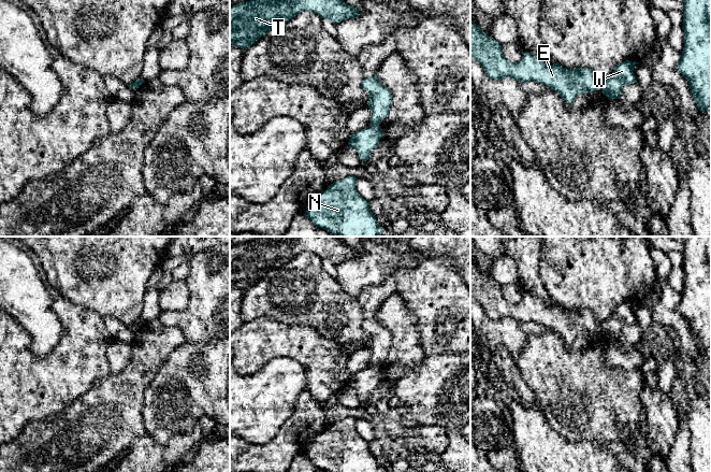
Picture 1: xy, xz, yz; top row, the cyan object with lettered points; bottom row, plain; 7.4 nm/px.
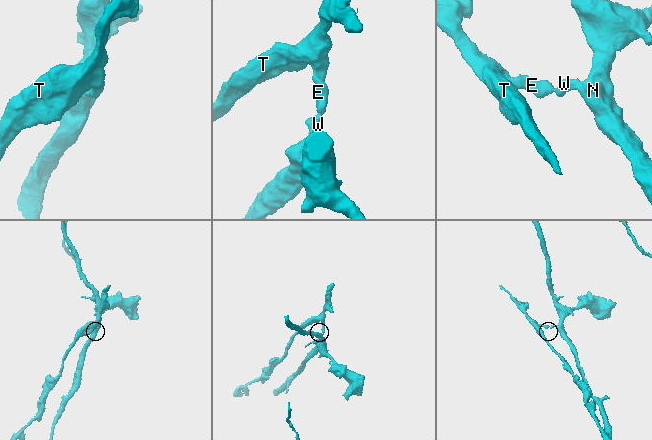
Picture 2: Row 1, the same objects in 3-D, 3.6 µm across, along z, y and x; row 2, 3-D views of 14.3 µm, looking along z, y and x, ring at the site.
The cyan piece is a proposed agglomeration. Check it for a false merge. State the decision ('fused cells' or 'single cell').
fused cells

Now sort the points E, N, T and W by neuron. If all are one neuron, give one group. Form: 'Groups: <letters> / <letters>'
Groups: E T / N W

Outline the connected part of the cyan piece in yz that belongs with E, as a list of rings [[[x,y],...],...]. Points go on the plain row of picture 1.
[[[470,260],[470,298],[478,302],[489,319],[506,318],[519,323],[537,323],[557,332],[566,344],[572,344],[581,334],[599,329],[596,317],[586,309],[567,310],[561,305],[547,305],[540,297],[524,292],[520,303],[505,300],[502,286],[484,274]]]

